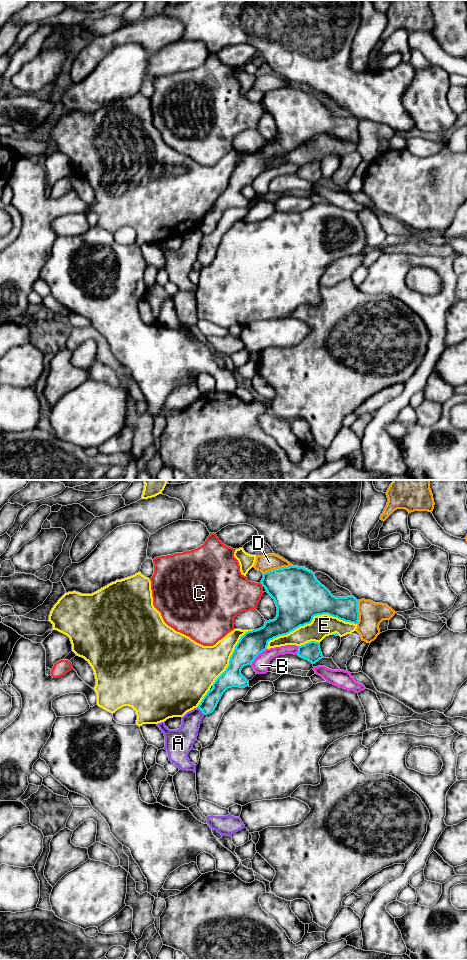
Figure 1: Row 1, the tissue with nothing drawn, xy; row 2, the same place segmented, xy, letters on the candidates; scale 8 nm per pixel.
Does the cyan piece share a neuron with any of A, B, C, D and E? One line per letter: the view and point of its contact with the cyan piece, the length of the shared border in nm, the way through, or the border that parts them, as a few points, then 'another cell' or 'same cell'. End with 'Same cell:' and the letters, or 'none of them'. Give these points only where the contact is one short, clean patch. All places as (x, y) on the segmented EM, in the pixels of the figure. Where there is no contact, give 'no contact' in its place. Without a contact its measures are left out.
A: contact xy (201, 710); length 90 nm; border xy (197, 707), (204, 714); another cell
B: contact xy (257, 655); length 190 nm; another cell
C: contact xy (262, 585); length 40 nm; another cell
D: contact xy (277, 569); length 260 nm; another cell
E: contact xy (310, 622); length 750 nm; another cell
Same cell: none of them

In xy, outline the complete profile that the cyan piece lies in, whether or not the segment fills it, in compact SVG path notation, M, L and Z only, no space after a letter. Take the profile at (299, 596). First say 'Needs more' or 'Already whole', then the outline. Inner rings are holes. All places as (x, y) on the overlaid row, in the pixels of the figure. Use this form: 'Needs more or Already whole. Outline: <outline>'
Already whole. Outline: M289 566L266 572L261 584L274 599L277 615L273 620L266 620L263 627L241 636L228 667L198 705L204 715L215 710L228 688L249 685L241 670L267 649L270 640L310 624L317 615L328 614L354 624L359 621L358 600L354 596L333 596L312 571L303 567Z

